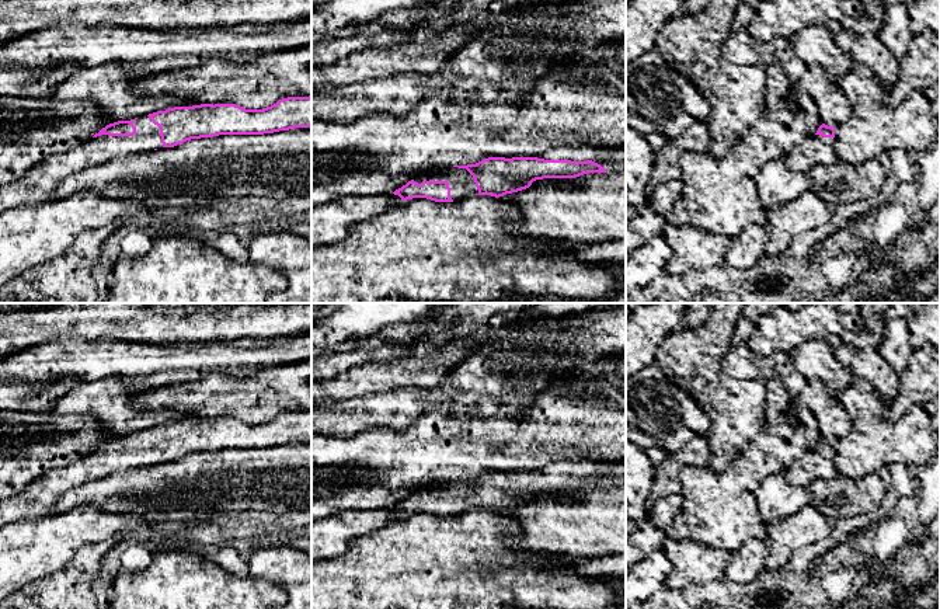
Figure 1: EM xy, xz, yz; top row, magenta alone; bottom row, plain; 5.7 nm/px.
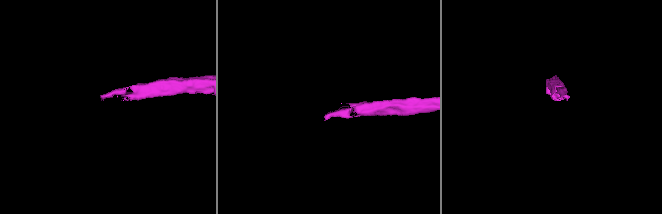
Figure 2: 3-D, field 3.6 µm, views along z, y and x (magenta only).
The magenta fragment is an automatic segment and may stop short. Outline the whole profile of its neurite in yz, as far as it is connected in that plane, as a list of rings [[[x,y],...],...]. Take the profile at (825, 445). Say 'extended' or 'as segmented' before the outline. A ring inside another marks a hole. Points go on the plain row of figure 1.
extended; [[[822,438],[815,449],[807,450],[783,476],[790,484],[808,488],[817,478],[831,480],[839,476],[833,459],[835,442]]]

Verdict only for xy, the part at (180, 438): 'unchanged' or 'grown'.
grown

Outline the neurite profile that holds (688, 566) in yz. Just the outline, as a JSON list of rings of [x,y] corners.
[[[665,537],[662,549],[671,560],[666,585],[671,589],[686,589],[716,580],[711,566],[704,560],[699,543]]]

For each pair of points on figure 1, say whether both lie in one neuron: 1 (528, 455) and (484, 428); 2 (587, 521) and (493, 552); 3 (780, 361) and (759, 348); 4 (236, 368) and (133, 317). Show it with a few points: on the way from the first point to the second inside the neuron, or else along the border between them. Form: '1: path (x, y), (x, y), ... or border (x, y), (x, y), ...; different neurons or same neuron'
1: path (516, 444), (495, 439); same neuron
2: border (501, 514), (519, 525), (505, 543), (540, 553); different neurons
3: border (745, 343), (758, 354), (787, 354); different neurons
4: border (225, 343), (160, 345); different neurons

